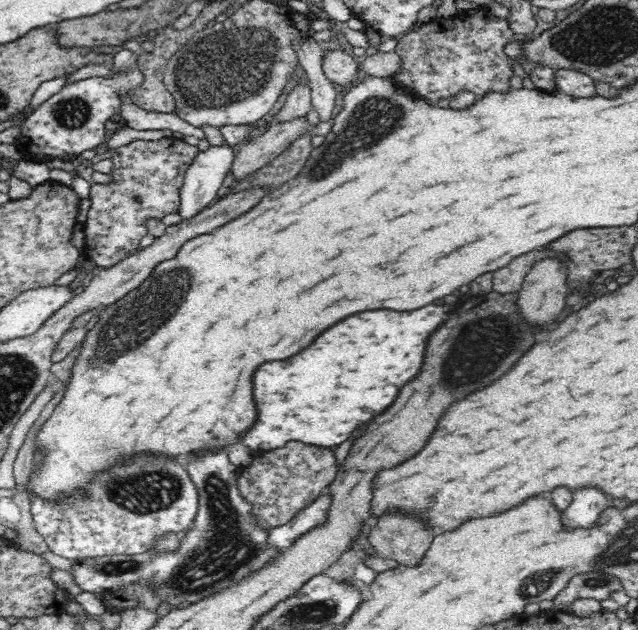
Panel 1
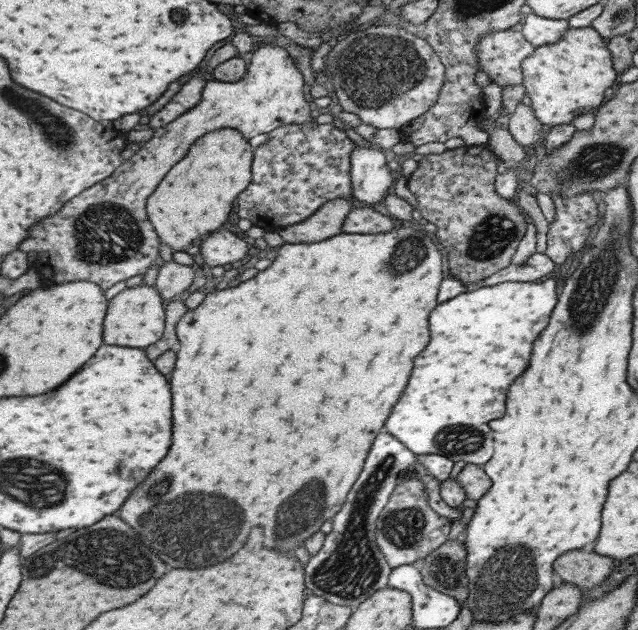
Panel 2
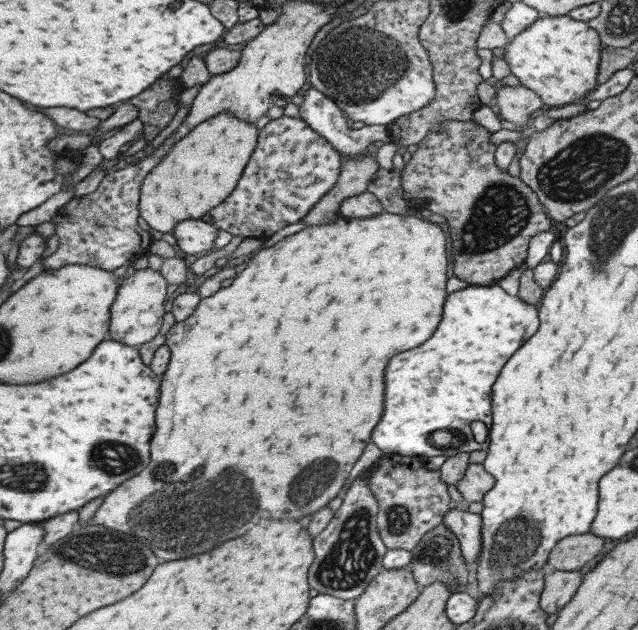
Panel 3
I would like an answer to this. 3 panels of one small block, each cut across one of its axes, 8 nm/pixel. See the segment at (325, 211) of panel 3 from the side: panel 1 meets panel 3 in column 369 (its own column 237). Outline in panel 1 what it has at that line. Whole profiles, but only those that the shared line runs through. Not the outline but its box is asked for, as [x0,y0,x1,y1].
[230,117,310,182]

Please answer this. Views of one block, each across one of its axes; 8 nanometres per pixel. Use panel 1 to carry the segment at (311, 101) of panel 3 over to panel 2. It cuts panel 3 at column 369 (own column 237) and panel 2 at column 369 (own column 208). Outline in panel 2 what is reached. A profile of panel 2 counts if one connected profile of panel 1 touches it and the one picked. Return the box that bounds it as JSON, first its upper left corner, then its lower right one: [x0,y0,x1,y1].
[350,145,396,206]

